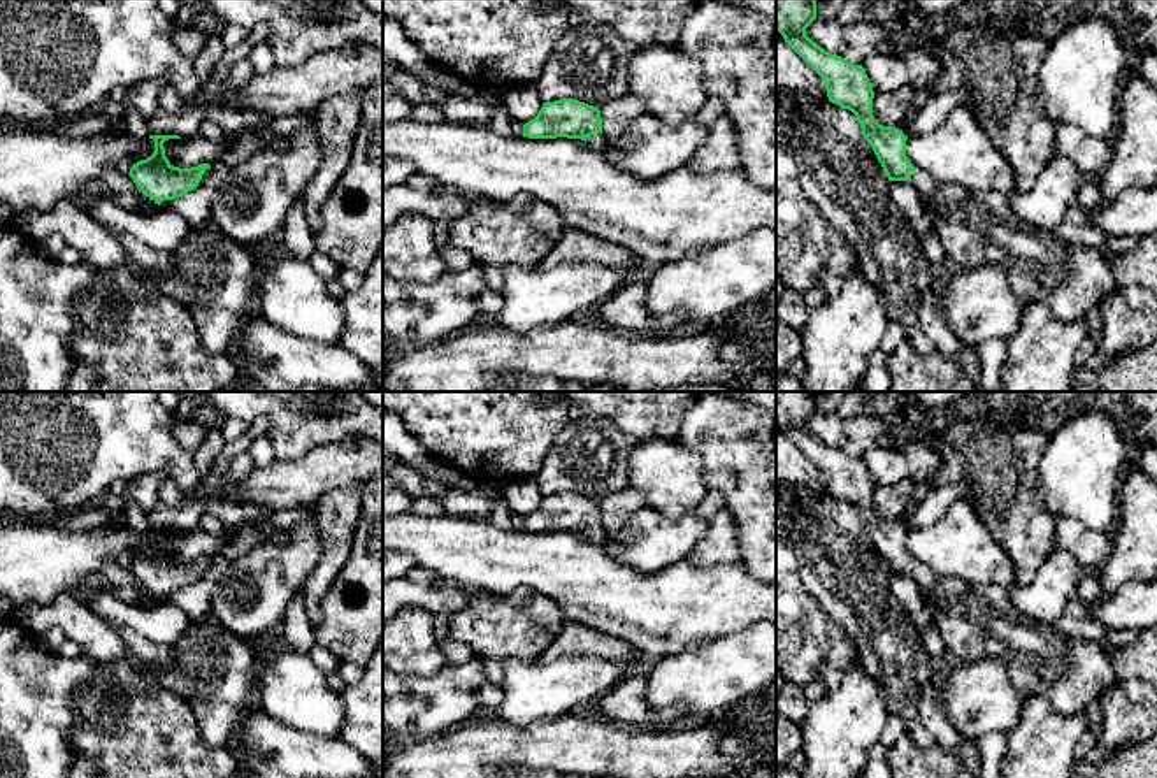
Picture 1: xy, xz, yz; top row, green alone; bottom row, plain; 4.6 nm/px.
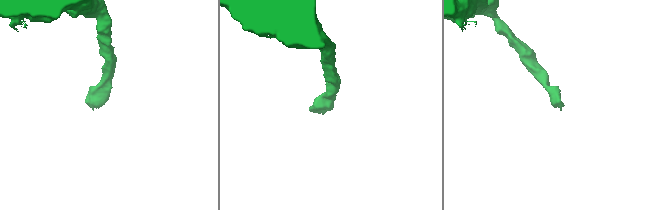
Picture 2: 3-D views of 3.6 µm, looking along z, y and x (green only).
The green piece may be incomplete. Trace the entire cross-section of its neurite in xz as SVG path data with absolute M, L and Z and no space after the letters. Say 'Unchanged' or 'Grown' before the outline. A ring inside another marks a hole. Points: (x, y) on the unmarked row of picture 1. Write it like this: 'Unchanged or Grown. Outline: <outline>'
Grown. Outline: M574 492L544 495L537 509L523 518L523 530L581 532L593 543L604 543L607 539L602 529L600 504Z

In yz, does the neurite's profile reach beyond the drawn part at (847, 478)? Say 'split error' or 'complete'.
split error

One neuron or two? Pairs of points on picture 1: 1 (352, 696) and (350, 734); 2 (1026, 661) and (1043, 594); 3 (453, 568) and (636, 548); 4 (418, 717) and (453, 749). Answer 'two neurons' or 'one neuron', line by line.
1: one neuron
2: two neurons
3: two neurons
4: two neurons

